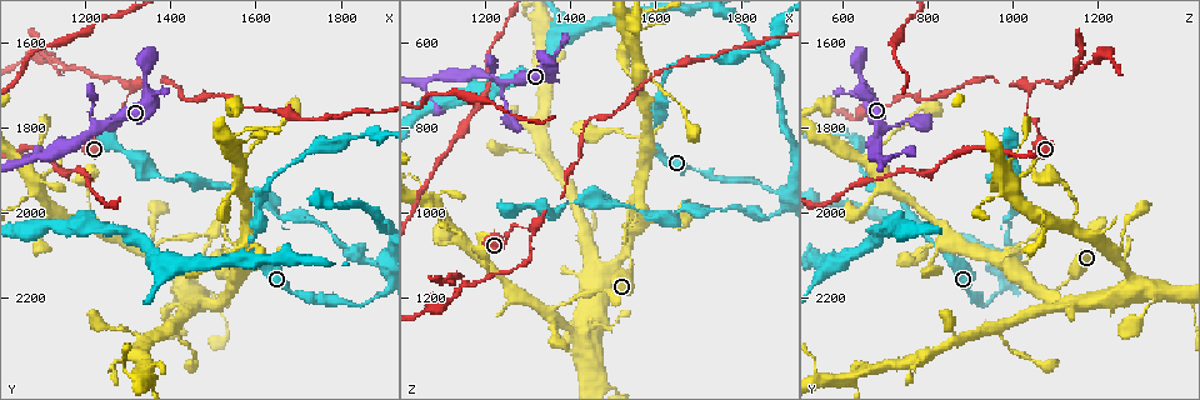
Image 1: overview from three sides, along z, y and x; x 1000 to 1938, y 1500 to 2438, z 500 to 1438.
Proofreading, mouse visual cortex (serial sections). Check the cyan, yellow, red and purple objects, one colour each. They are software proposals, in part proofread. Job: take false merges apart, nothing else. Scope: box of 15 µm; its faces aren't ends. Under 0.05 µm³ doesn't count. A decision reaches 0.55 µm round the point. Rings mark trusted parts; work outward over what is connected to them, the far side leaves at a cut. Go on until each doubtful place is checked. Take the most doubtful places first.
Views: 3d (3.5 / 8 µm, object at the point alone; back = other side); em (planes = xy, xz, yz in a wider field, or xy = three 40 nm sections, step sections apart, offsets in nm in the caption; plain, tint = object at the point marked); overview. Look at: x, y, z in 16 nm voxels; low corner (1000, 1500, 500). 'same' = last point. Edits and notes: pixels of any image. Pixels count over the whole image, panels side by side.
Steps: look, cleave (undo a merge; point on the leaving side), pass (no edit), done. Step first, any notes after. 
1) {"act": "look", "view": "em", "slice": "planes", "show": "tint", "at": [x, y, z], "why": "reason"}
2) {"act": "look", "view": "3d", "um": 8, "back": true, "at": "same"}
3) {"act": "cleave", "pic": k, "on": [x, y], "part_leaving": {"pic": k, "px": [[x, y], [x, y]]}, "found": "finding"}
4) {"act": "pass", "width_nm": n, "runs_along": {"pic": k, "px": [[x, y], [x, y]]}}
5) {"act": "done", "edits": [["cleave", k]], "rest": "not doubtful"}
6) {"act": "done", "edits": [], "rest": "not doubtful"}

{"act": "look", "view": "3d", "um": 3.5, "at": [1315, 1705, 1035], "why": "abrupt turn"}

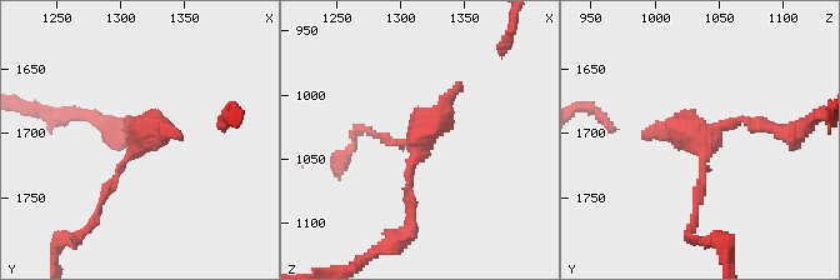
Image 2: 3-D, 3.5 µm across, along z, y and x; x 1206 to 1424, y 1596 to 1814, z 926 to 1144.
{"act": "look", "view": "em", "slice": "planes", "show": "tint", "at": [1312, 1708, 1038]}

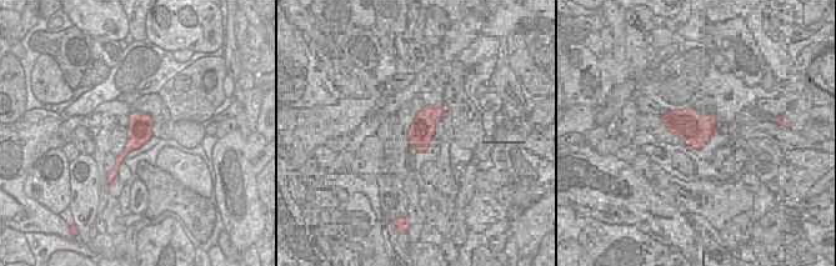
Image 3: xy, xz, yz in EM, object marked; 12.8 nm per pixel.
{"act": "pass", "found": "all the same cell"}

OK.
{"act": "look", "view": "3d", "um": 3.5, "at": [1155, 1650, 1165], "why": "three arms meet"}

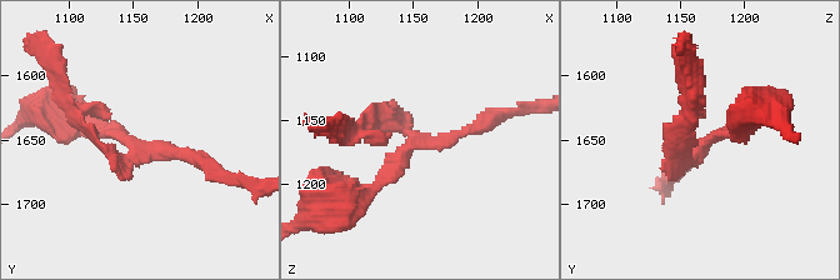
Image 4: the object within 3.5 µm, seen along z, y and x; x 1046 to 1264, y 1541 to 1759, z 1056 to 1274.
{"act": "look", "view": "em", "slice": "planes", "show": "plain", "at": [1156, 1654, 1168], "arms": 3, "arm_widths_nm": [100, 150, 200], "why": "need the tissue"}

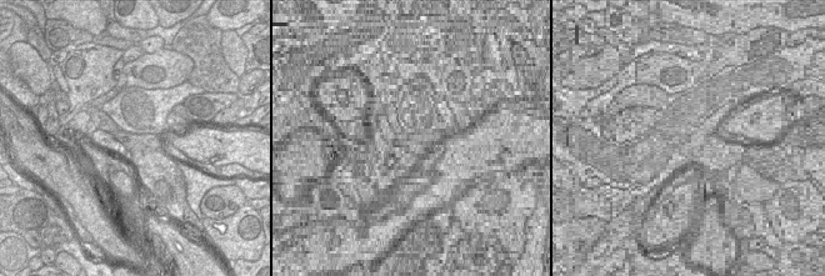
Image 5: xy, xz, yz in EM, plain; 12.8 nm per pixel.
{"act": "look", "view": "em", "slice": "planes", "show": "tint", "at": "same"}

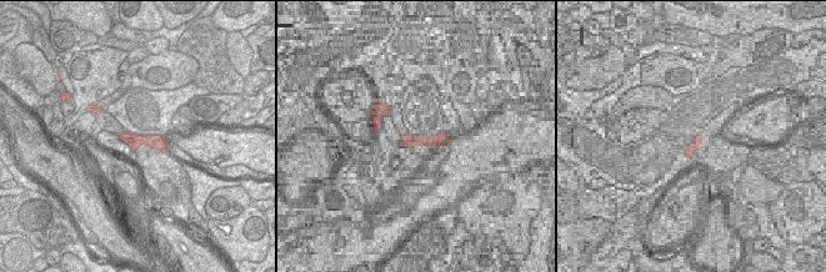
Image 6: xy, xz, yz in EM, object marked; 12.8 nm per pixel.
{"act": "cleave", "pic": 4, "on": [98, 110], "width_nm": 190, "part_leaving": {"pic": 4, "px": [[681, 153], [695, 106], [689, 53]]}, "found": "two cells meet here"}

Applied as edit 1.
{"act": "look", "view": "3d", "um": 3.5, "back": true, "at": [1660, 2005, 990], "why": "abrupt turn"}

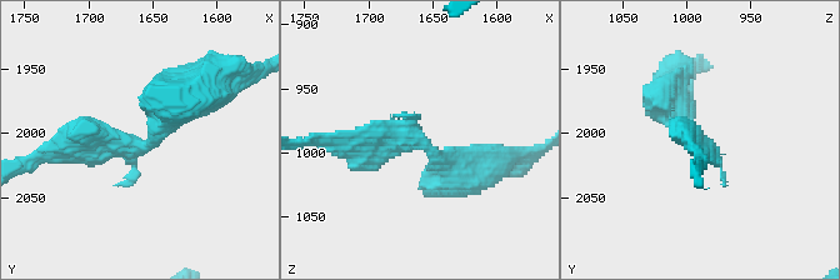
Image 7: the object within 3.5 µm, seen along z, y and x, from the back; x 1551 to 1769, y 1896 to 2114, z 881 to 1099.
{"act": "look", "view": "em", "slice": "xy", "step": 5, "show": "plain", "at": [1662, 2008, 992], "why": "need the tissue"}

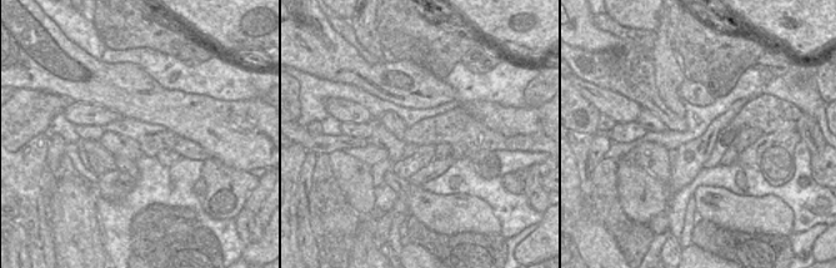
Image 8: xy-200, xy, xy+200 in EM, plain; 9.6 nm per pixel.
{"act": "look", "view": "em", "slice": "xy", "step": 5, "show": "tint", "at": "same", "why": "where the object lies"}

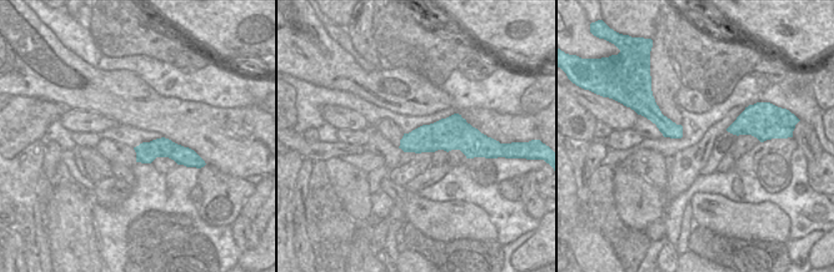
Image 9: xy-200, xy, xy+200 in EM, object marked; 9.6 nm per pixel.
{"act": "pass", "runs_along": {"pic": 7, "px": [[65, 148], [149, 144], [195, 94]]}, "found": "continuous, no second cell"}

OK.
{"act": "look", "view": "3d", "um": 3.5, "at": [1060, 1870, 690], "why": "branch point"}

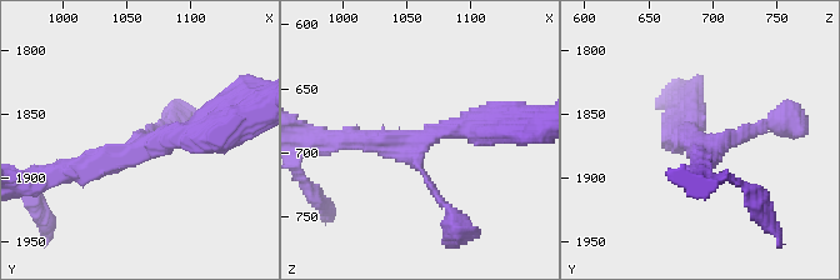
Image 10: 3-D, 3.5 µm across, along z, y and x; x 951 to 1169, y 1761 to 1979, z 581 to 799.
{"act": "look", "view": "em", "slice": "xy", "step": 5, "show": "tint", "at": [1060, 1874, 692], "arms": 3, "arm_widths_nm": [100, 250, 350]}

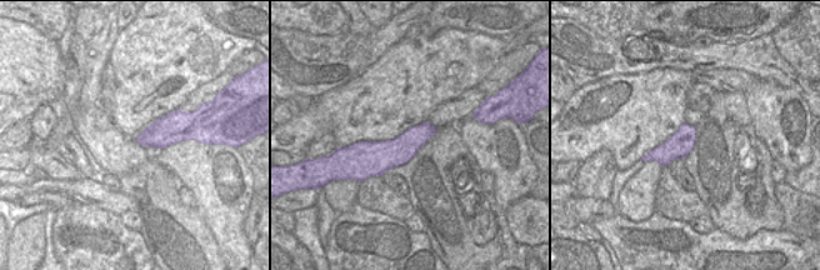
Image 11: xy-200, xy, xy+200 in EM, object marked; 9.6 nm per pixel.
{"act": "pass", "width_nm": 280, "runs_along": {"pic": 10, "px": [[498, 121], [421, 141], [418, 166], [449, 209]]}, "found": "continuous, no second cell"}

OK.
{"act": "look", "view": "3d", "um": 8, "at": [1625, 1975, 1015], "why": "a fork"}

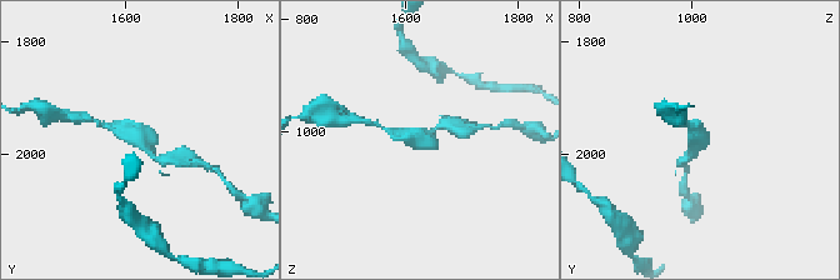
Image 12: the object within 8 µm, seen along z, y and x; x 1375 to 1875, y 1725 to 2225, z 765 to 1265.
{"act": "look", "view": "3d", "um": 3.5, "at": [1620, 1975, 1015]}

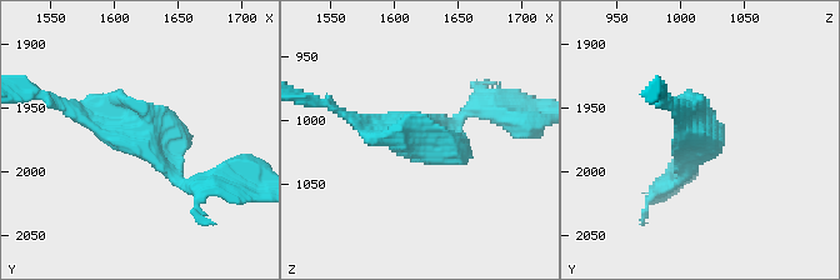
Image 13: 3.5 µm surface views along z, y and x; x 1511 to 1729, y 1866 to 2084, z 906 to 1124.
{"act": "look", "view": "em", "slice": "planes", "show": "tint", "at": [1622, 1974, 1012]}

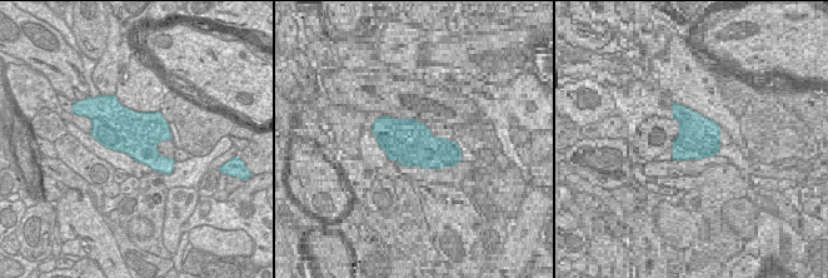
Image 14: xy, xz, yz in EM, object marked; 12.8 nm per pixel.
{"act": "pass", "runs_along": {"pic": 13, "px": [[204, 183], [70, 109]]}, "found": "continuous, no second cell"}

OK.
{"act": "done", "edits": [["cleave", 4]], "rest": "not doubtful"}

